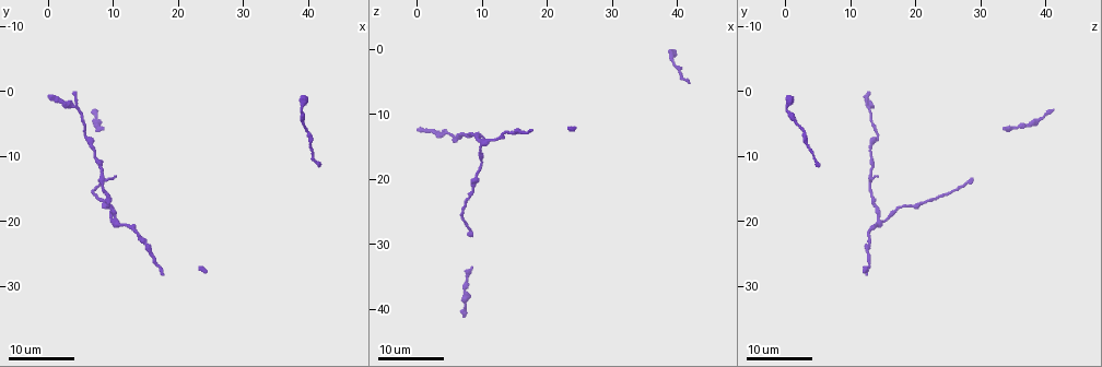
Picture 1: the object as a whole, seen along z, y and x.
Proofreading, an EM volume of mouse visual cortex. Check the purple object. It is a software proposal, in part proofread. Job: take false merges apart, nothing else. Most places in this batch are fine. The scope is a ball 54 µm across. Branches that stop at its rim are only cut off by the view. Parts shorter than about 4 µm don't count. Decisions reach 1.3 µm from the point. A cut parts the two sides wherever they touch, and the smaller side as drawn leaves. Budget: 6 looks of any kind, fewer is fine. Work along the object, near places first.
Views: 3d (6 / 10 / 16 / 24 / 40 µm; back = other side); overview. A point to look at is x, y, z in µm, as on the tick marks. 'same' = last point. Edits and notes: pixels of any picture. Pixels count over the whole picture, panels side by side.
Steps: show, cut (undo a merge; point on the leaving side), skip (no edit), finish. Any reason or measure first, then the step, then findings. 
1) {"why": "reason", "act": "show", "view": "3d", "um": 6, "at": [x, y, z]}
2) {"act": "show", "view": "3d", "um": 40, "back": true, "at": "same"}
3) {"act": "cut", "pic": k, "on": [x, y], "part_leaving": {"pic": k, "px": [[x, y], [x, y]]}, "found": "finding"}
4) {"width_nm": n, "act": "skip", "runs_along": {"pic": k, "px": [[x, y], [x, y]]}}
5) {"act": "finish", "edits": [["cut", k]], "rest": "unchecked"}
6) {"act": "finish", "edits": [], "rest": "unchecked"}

{"why": "calibre changes", "act": "show", "view": "3d", "um": 24, "at": [4.5, 2.0, 13.0]}

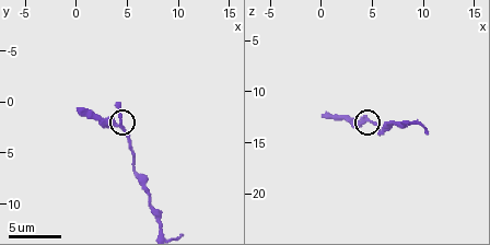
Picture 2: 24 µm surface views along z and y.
{"why": "closer look", "act": "show", "view": "3d", "um": 6, "at": [4.0, 2.4, 13.0]}

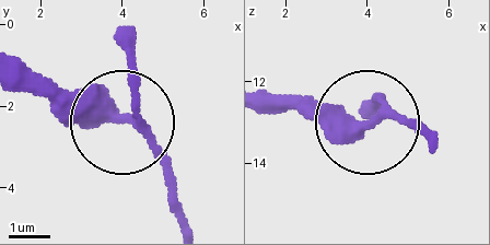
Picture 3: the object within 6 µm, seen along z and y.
{"arms": 3, "act": "skip", "runs_along": {"pic": 3, "px": [[182, 218], [164, 165], [137, 133], [73, 119], [21, 92]]}, "found": "one cell here"}

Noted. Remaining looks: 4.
{"why": "calibre changes", "act": "show", "view": "3d", "um": 16, "at": [8.5, 17.0, 21.5]}

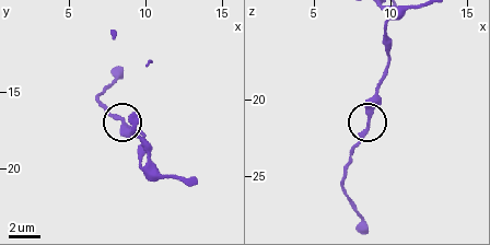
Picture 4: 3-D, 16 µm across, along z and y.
{"why": "zoom in", "act": "show", "view": "3d", "um": 6, "at": [8.6, 17.2, 21.2]}

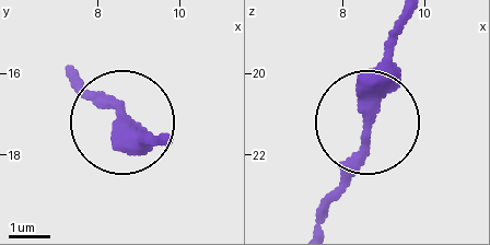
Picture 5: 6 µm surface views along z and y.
{"act": "skip", "runs_along": {"pic": 5, "px": [[161, 147], [78, 77]]}, "found": "one cell here"}

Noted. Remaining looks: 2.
{"why": "arms part here", "act": "show", "view": "3d", "um": 24, "at": [10.5, 20.0, 14.5]}

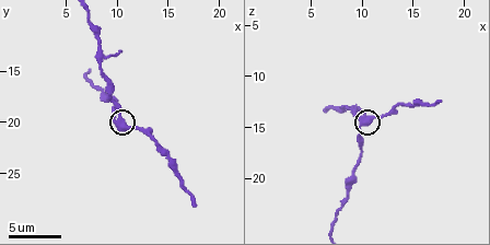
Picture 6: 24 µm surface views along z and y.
{"act": "show", "view": "3d", "um": 6, "at": "same"}

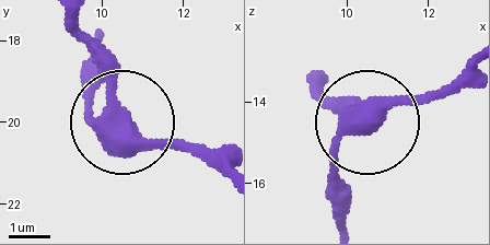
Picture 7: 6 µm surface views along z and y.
{"arms": 3, "act": "skip", "found": "one cell here"}

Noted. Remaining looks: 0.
{"act": "finish", "edits": [], "rest": "unchecked"}

